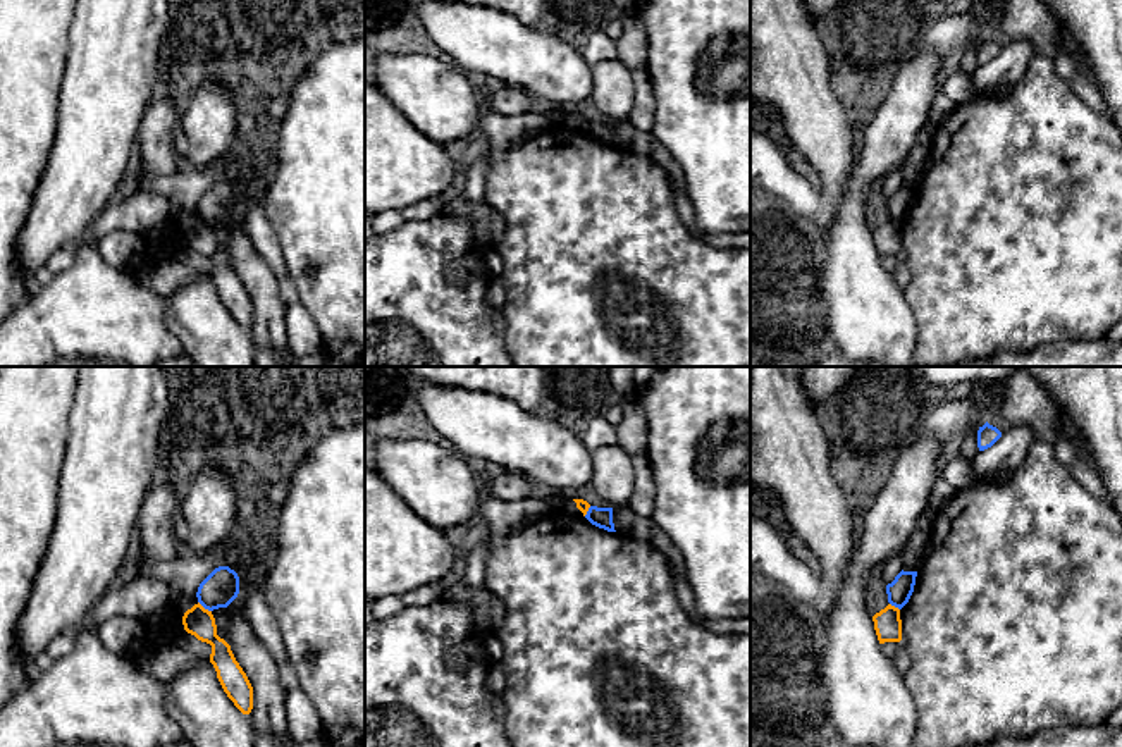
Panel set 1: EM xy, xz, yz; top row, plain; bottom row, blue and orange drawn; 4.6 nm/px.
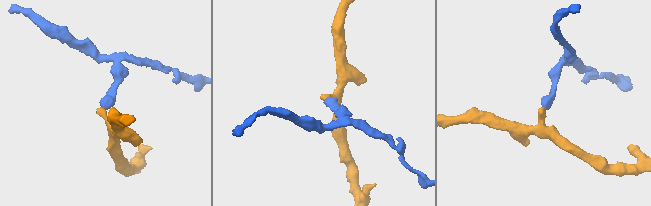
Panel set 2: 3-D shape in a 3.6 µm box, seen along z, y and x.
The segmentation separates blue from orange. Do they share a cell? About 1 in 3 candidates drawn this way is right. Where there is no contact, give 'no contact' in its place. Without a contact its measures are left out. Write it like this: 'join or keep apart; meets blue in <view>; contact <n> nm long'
keep apart; meets blue in xy; contact 80 nm long

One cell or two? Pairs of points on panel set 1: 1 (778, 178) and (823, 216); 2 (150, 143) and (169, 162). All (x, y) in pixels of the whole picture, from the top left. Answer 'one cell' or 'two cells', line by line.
1: one cell
2: one cell

